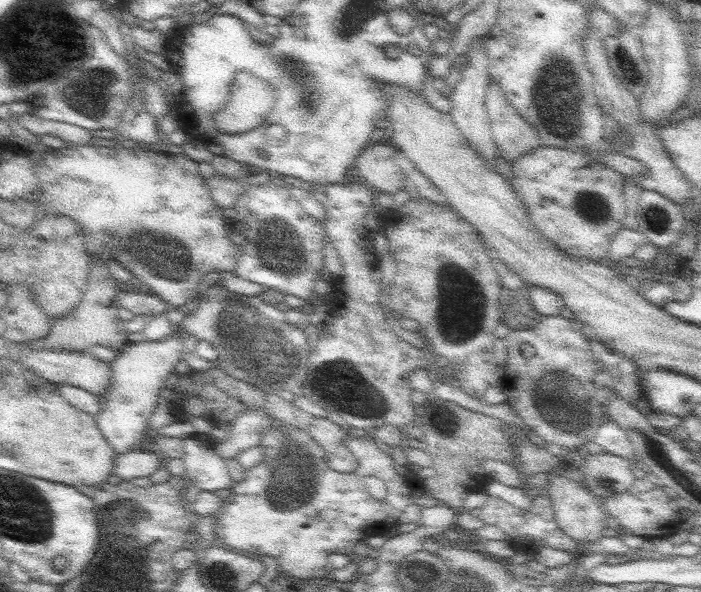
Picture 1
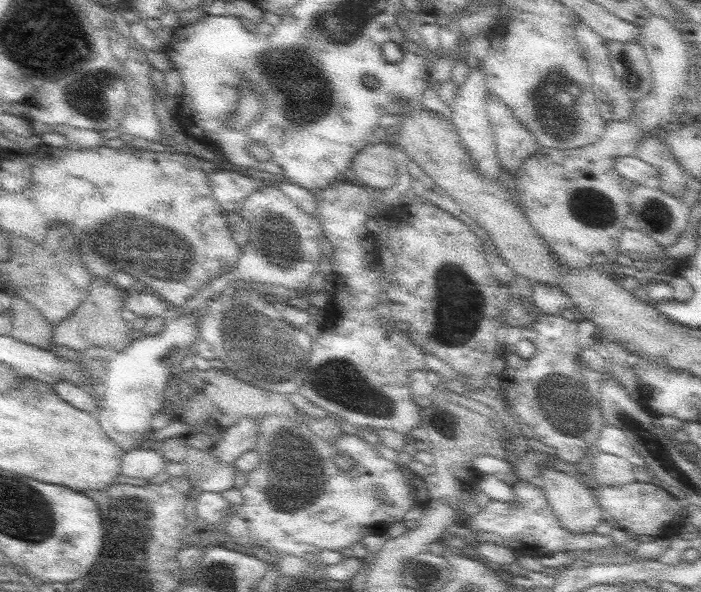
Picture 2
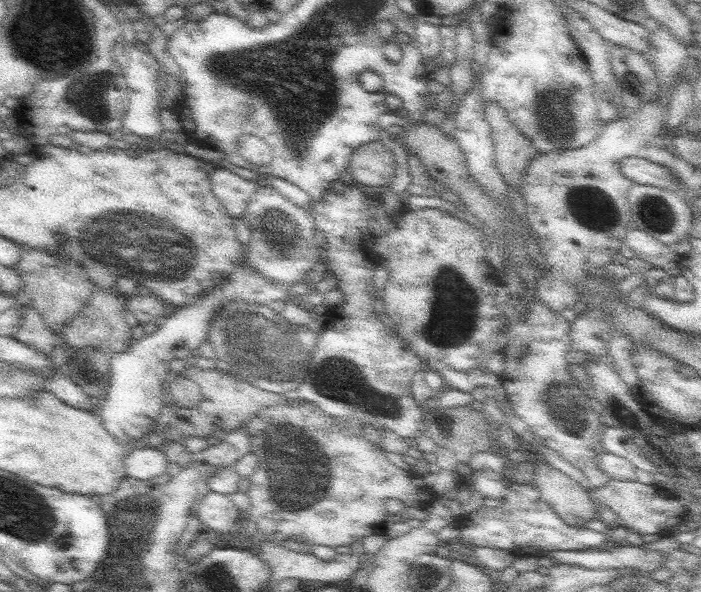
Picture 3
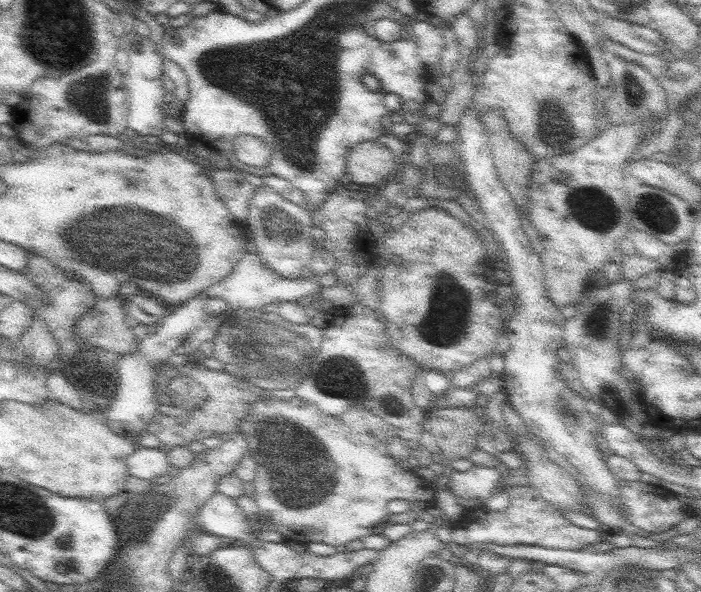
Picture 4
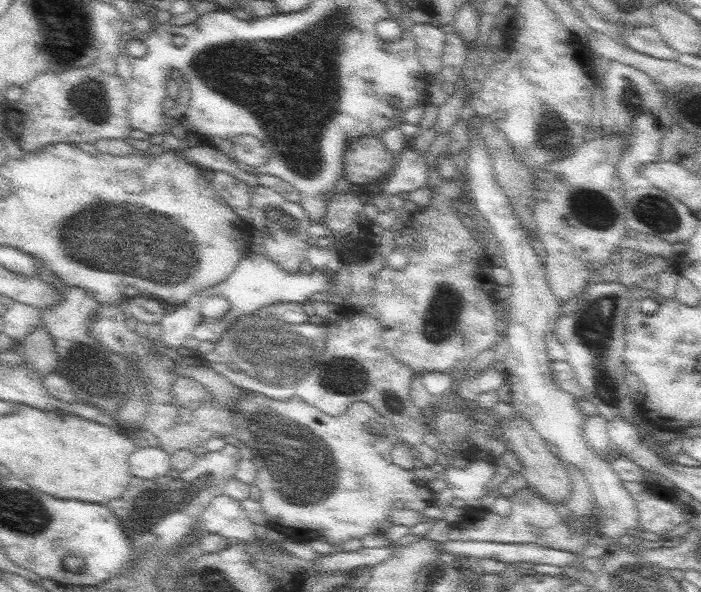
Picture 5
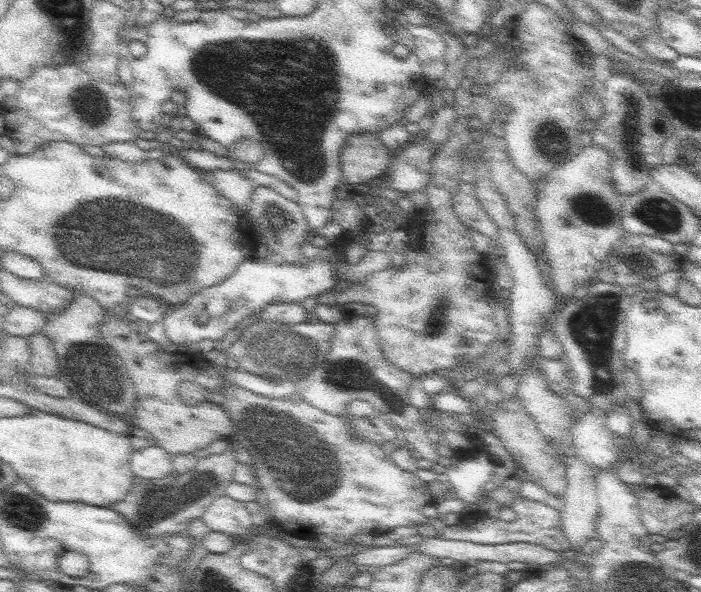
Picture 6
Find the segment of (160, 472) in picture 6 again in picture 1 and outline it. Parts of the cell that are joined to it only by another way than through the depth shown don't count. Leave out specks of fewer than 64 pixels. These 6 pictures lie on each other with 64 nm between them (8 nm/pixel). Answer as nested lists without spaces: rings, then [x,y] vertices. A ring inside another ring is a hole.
[[[135,450],[135,452],[125,452],[117,458],[113,474],[119,476],[121,482],[129,482],[135,478],[143,478],[143,476],[153,476],[159,466],[165,464],[161,454],[153,454],[153,452],[143,452],[143,450]]]

